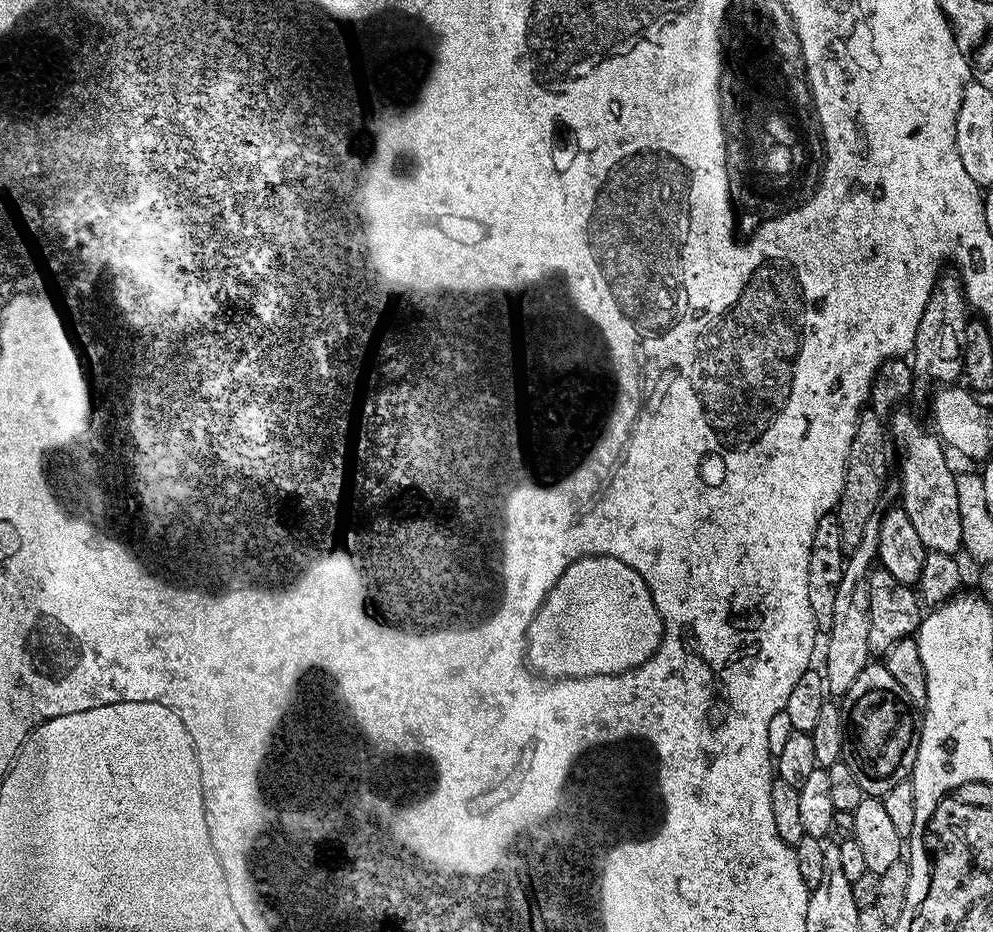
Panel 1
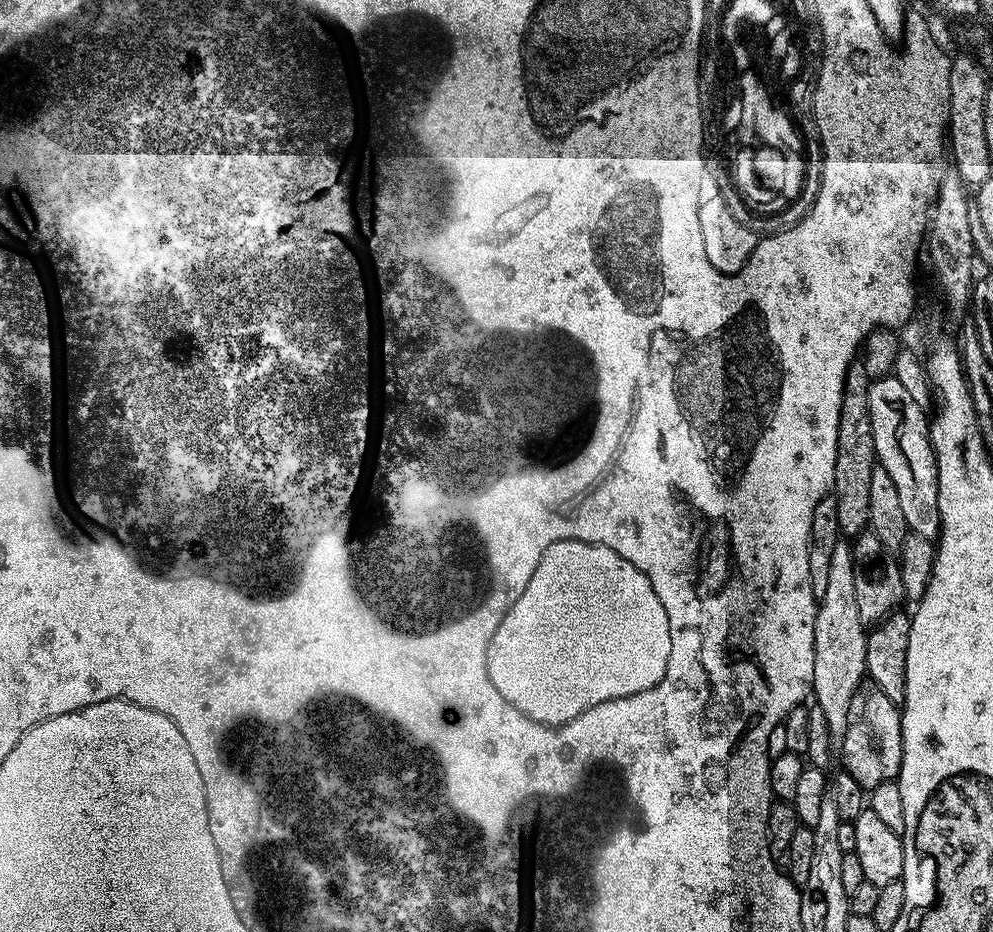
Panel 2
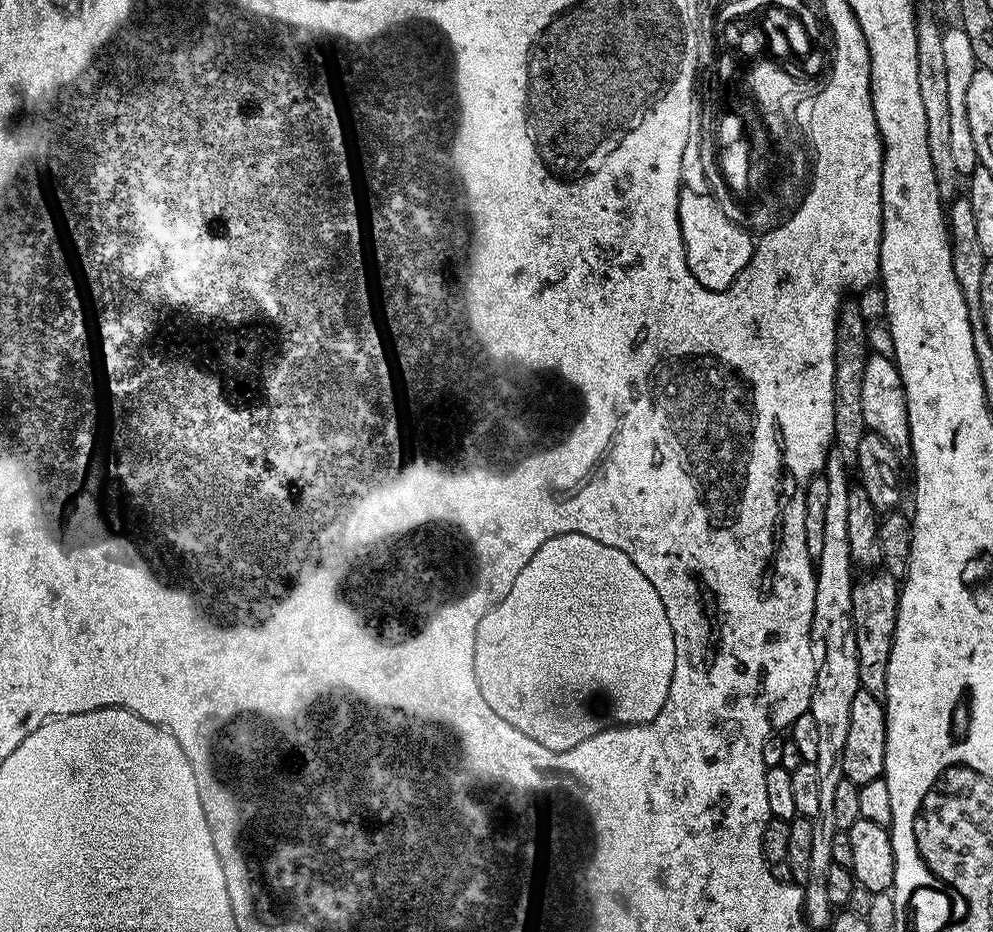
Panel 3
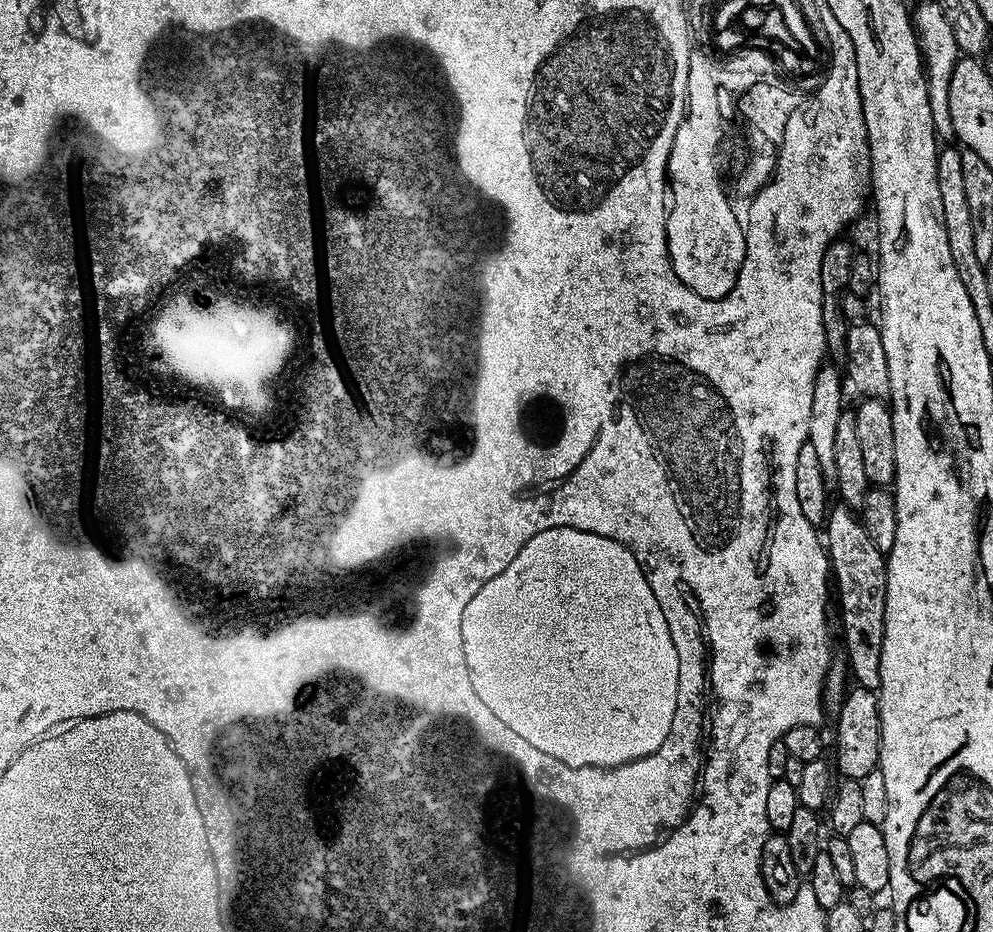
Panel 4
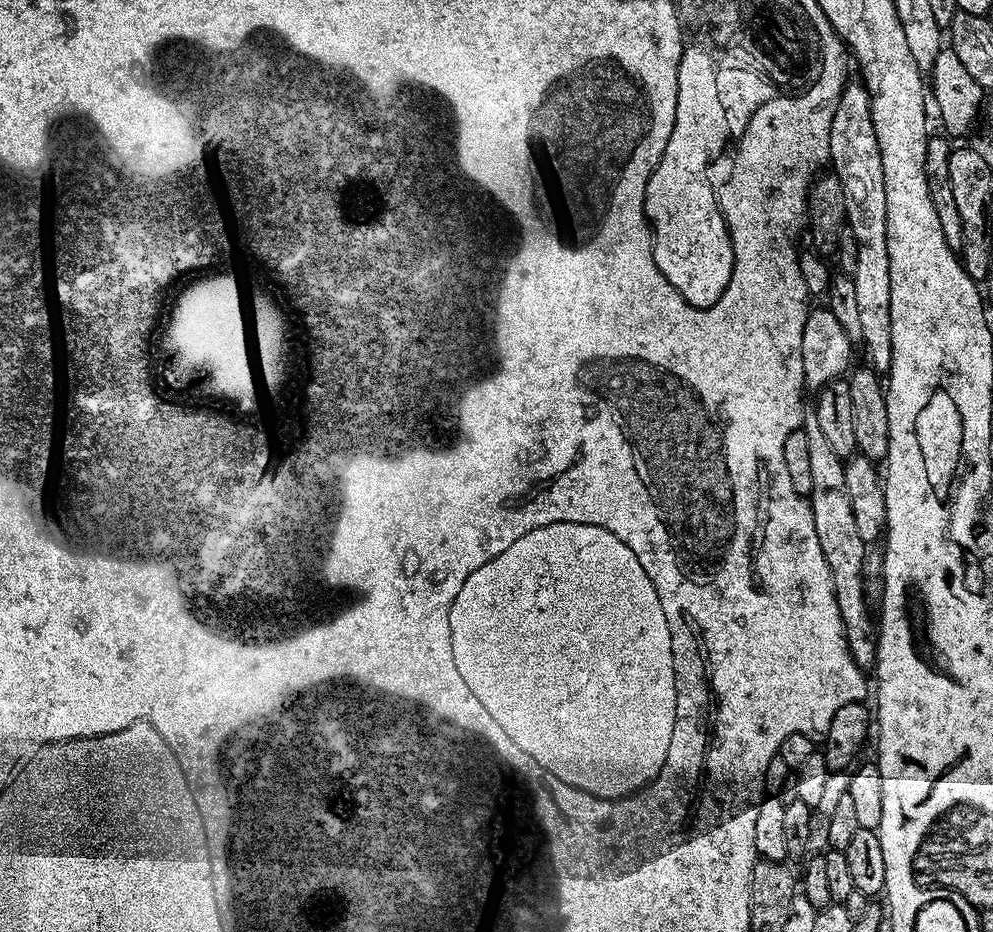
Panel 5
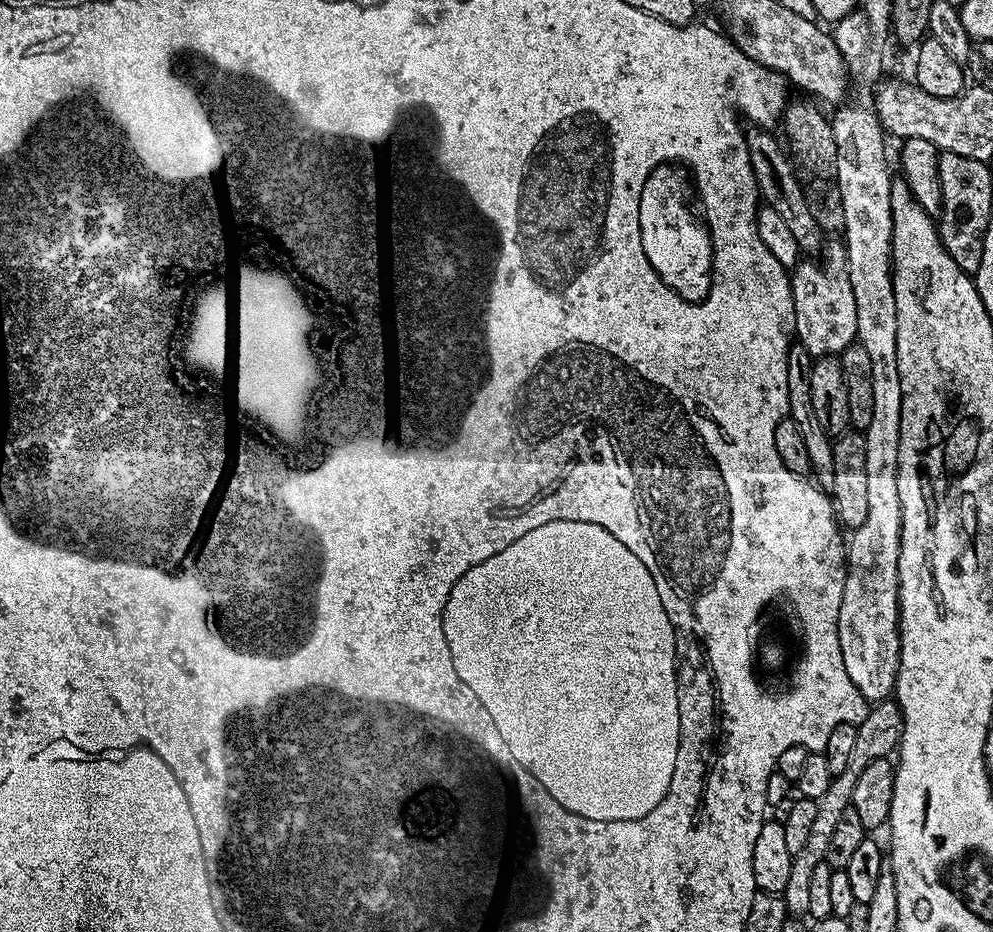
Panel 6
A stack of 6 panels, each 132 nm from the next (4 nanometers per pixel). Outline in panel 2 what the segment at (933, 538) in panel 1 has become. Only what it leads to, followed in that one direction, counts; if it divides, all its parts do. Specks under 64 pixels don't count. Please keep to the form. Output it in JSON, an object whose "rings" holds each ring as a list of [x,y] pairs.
{"rings":[[[883,376],[881,380],[872,381],[870,386],[870,426],[874,430],[874,450],[879,467],[885,468],[894,486],[898,486],[898,499],[909,532],[939,537],[938,466],[932,448],[929,413],[914,402],[896,376]]]}

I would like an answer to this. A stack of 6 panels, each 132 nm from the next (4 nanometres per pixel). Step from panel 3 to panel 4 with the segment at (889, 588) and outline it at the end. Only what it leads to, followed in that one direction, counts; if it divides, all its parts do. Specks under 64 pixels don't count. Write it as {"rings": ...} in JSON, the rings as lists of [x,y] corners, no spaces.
{"rings":[[[836,506],[829,511],[822,532],[826,537],[834,592],[840,595],[840,624],[844,627],[843,655],[846,657],[846,667],[851,679],[859,687],[876,692],[880,687],[882,642],[886,626],[888,562],[885,553],[880,552],[874,542],[870,542],[859,515],[847,506]]]}

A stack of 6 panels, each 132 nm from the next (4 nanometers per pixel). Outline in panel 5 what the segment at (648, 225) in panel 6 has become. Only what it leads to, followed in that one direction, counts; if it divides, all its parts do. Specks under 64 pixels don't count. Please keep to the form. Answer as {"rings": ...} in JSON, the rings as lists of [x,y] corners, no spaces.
{"rings":[[[689,43],[684,49],[682,58],[683,75],[678,86],[678,102],[675,103],[675,122],[667,140],[666,150],[656,163],[650,178],[647,180],[644,195],[644,213],[652,227],[652,245],[655,264],[685,304],[696,309],[706,309],[716,305],[729,285],[736,264],[735,241],[728,223],[720,210],[708,172],[712,166],[706,160],[708,152],[722,144],[726,122],[720,108],[719,96],[716,96],[718,65],[711,56],[713,53],[699,43]]]}

